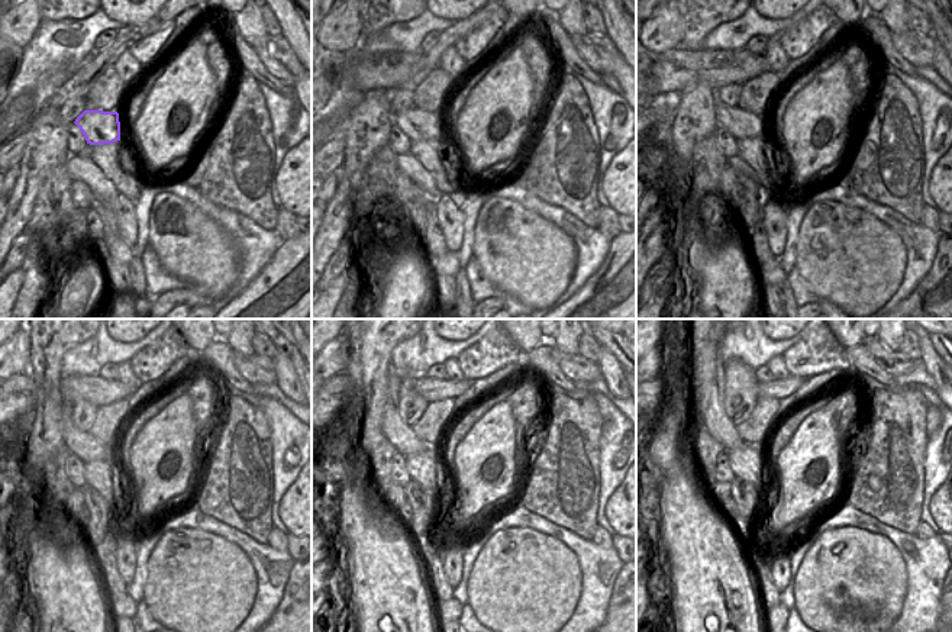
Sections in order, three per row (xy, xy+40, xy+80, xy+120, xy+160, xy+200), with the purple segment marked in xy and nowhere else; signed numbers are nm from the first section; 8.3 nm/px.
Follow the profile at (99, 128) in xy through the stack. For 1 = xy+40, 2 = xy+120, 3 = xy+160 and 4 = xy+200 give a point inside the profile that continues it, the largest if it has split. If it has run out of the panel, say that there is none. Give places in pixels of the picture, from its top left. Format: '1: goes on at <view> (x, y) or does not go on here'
1: goes on at xy+40 (419, 125)
2: goes on at xy+120 (90, 450)
3: goes on at xy+160 (413, 444)
4: goes on at xy+200 (735, 441)

